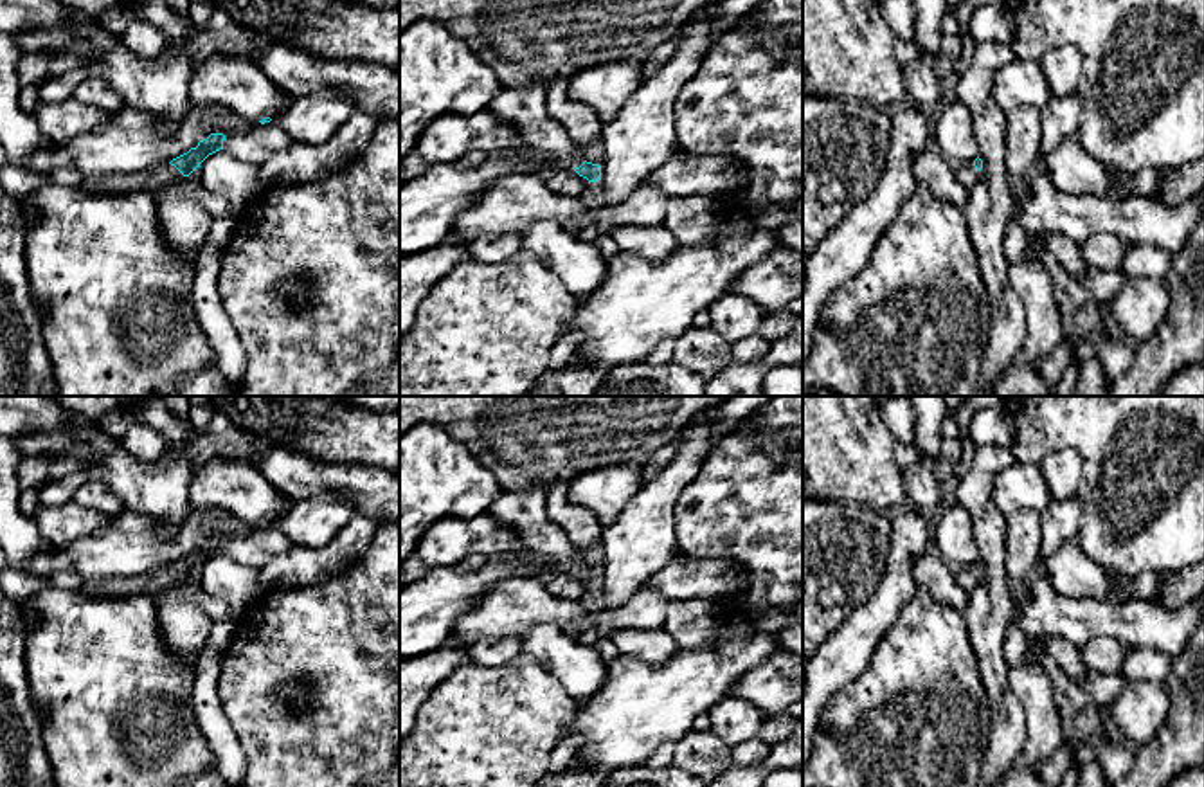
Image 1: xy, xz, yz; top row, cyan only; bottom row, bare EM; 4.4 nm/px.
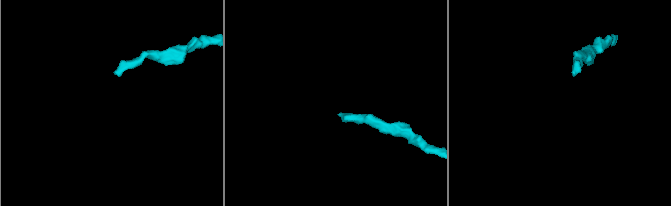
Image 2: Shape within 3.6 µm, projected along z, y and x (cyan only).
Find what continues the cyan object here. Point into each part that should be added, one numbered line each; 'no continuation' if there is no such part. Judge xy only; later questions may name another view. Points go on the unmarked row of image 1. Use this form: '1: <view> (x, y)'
1: xy (164, 578)

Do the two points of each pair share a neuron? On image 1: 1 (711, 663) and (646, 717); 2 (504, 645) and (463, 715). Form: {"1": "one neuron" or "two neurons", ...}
{"1": "one neuron", "2": "two neurons"}

